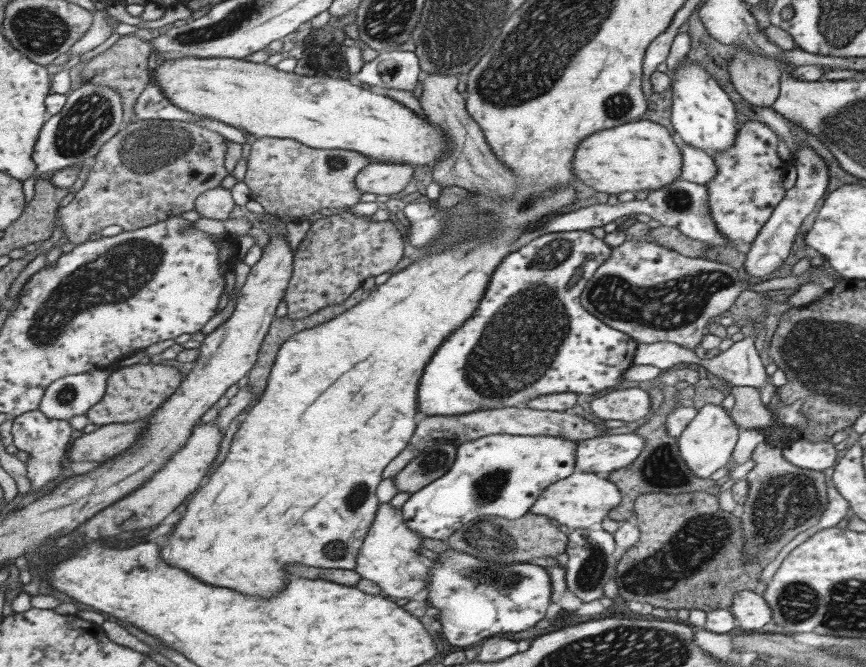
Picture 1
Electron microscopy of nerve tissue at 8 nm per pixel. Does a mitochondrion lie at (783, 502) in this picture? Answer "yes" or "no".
yes

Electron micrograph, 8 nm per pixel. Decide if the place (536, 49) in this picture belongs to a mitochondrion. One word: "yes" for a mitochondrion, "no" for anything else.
yes

